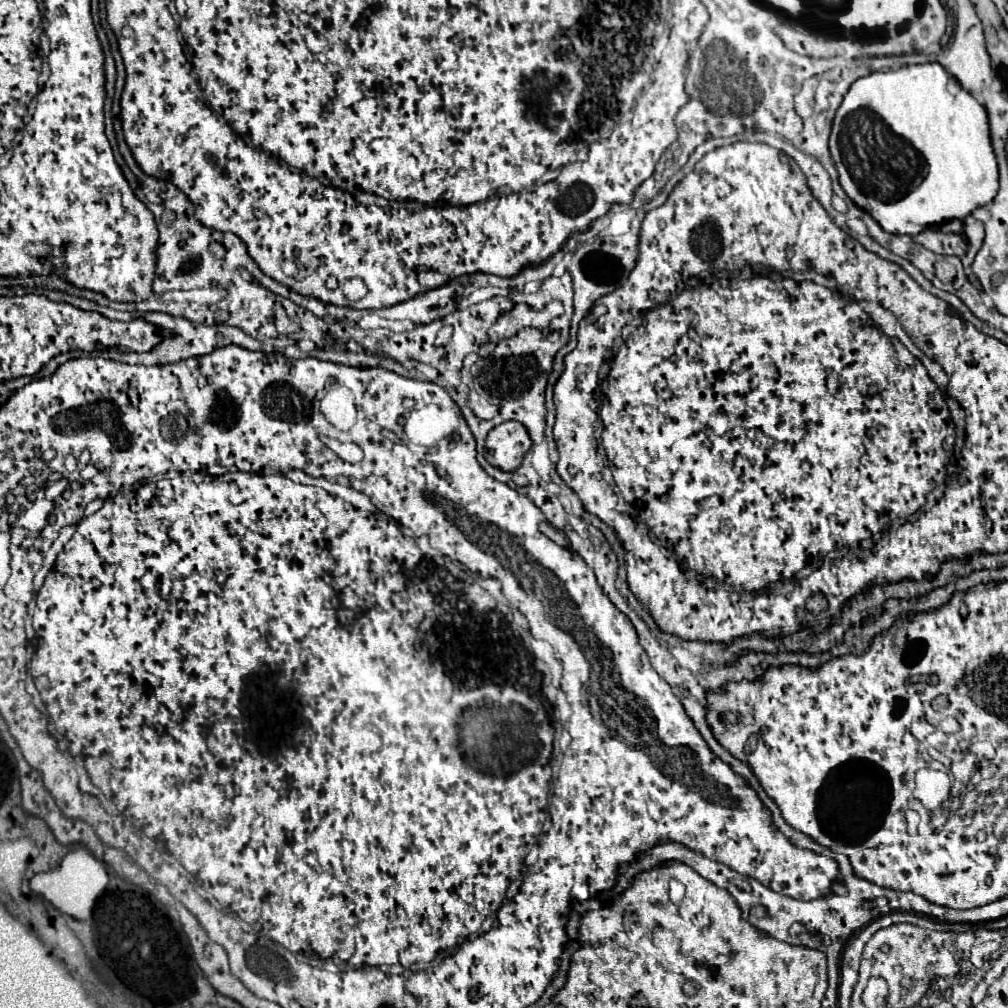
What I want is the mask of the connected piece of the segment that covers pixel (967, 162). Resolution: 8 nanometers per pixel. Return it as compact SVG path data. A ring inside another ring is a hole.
M938 62L932 64L914 64L914 66L904 66L900 70L888 70L888 72L872 72L870 76L864 76L862 80L856 80L848 94L844 96L836 118L832 126L832 136L830 136L830 154L836 164L836 170L840 174L840 186L848 194L848 198L862 210L866 210L884 232L890 234L908 234L916 236L926 230L926 226L942 226L944 222L950 220L964 220L968 214L972 214L976 208L986 206L994 200L998 192L998 162L994 156L992 148L992 138L990 138L990 122L988 122L988 112L986 108L970 94L966 92L960 82Z

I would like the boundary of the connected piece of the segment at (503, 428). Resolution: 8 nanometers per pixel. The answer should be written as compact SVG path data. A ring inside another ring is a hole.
M502 422L488 432L484 444L486 460L500 470L516 470L522 464L524 454L530 450L532 440L520 422Z

